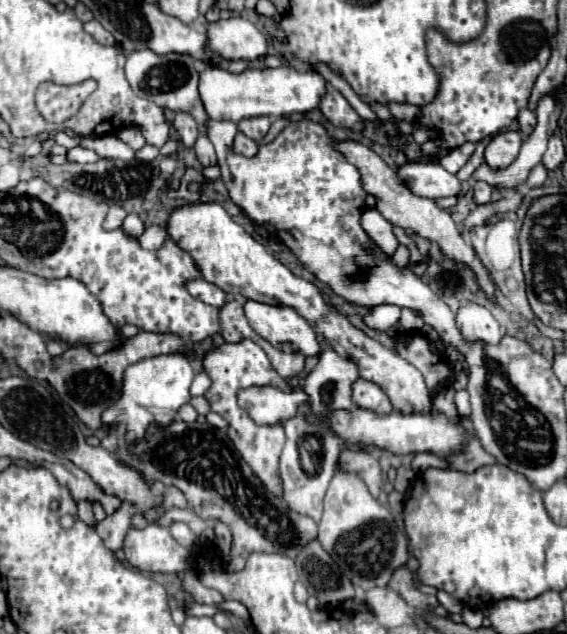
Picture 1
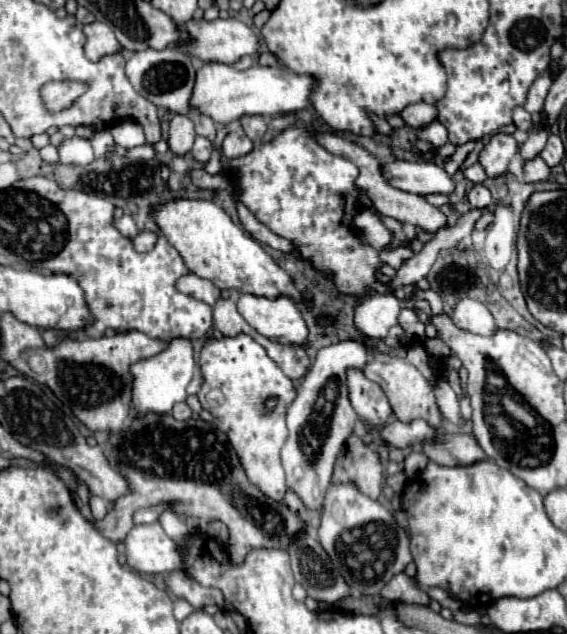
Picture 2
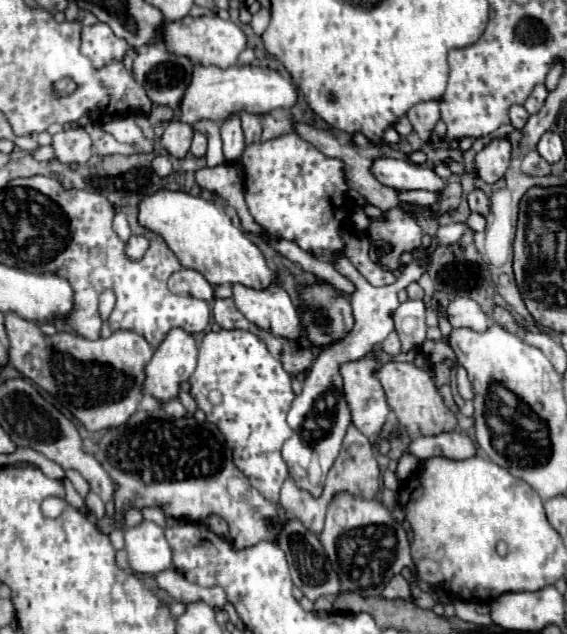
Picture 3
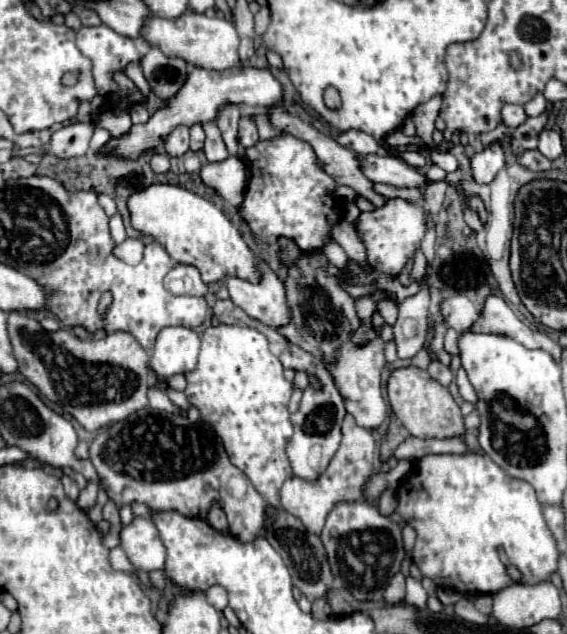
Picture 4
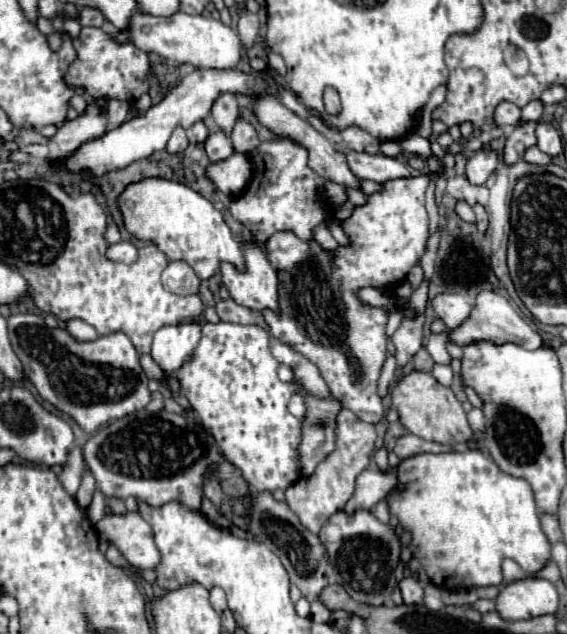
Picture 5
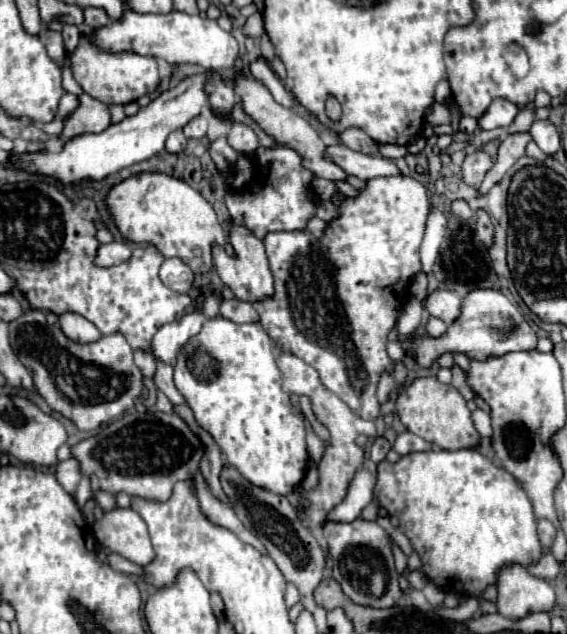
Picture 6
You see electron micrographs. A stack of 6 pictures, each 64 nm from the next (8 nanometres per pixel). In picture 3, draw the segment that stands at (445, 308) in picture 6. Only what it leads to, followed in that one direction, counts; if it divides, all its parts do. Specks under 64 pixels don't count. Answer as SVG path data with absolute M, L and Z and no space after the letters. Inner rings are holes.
M454 298L448 304L446 314L448 314L448 322L452 324L452 328L470 328L476 332L484 332L490 324L480 304L470 298Z

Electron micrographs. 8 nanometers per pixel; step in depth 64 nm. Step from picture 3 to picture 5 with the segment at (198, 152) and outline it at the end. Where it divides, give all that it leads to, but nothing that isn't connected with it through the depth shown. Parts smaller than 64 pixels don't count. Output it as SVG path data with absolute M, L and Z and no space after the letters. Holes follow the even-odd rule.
M198 120L196 124L192 124L192 126L186 130L186 136L188 136L190 144L200 144L200 142L206 140L208 128L206 128L206 124L204 124L202 120Z

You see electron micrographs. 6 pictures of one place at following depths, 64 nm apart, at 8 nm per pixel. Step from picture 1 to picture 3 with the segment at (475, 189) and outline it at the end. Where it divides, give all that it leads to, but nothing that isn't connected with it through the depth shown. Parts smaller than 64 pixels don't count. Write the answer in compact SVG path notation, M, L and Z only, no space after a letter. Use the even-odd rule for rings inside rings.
M476 188L474 192L470 192L468 194L468 204L470 204L470 210L472 212L478 212L482 216L488 214L488 198L486 198L486 194L482 190Z

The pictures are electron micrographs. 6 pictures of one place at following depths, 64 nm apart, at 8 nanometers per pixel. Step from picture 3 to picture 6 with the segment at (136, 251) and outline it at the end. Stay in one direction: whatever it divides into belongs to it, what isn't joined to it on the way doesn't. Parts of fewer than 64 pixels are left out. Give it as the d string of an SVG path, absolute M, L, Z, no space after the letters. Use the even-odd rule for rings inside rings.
M110 242L110 244L100 244L96 250L96 266L108 268L120 262L126 262L130 258L132 250L124 242Z

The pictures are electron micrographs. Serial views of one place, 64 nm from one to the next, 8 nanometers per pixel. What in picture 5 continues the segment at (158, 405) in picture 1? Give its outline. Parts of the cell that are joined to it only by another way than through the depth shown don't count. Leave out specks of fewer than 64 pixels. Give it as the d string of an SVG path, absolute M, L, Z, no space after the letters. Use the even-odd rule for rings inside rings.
M196 320L164 326L154 334L152 358L164 372L176 372L192 354L200 340L200 324Z

